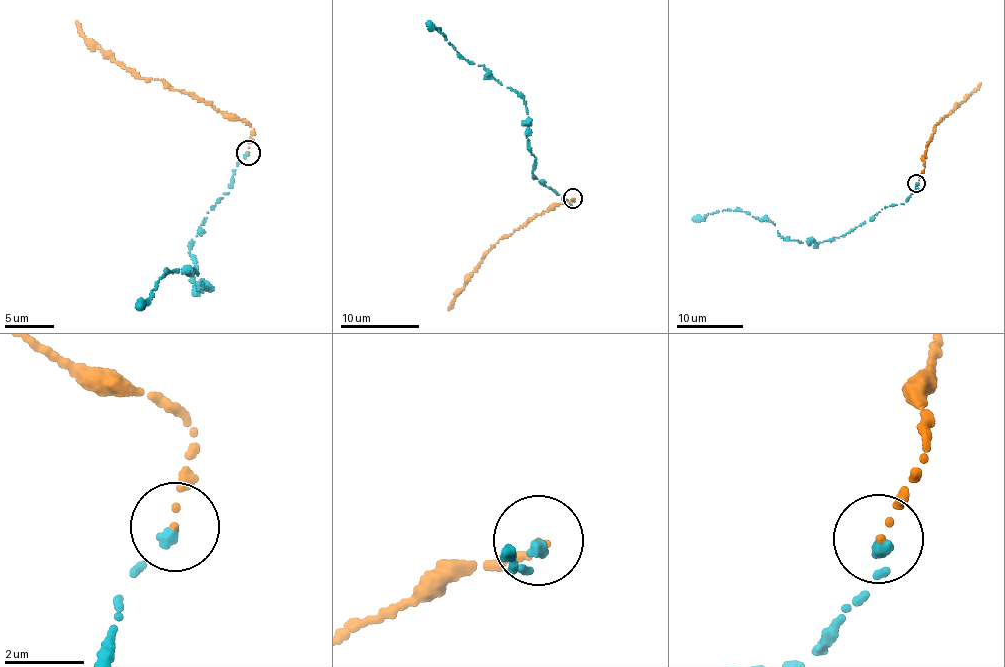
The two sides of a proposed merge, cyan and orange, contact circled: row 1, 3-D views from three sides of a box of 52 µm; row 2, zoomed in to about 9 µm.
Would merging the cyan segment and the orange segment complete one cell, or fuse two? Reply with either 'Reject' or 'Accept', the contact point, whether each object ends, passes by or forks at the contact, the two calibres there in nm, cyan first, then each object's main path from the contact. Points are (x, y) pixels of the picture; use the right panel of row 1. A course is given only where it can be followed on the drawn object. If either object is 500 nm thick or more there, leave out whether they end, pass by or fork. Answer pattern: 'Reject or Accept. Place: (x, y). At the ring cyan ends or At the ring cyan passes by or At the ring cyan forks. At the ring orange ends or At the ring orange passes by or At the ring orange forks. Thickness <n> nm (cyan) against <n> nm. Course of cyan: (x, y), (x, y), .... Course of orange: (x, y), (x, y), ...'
Accept. Place: (916, 183). At the ring cyan ends. At the ring orange ends. Thickness 280 nm (cyan) against 100 nm. Course of cyan: (916, 183), (904, 204), (817, 242), (782, 238), (770, 222), (746, 212), (693, 219). Course of orange: (916, 183), (924, 167), (921, 160), (935, 125), (981, 83)

